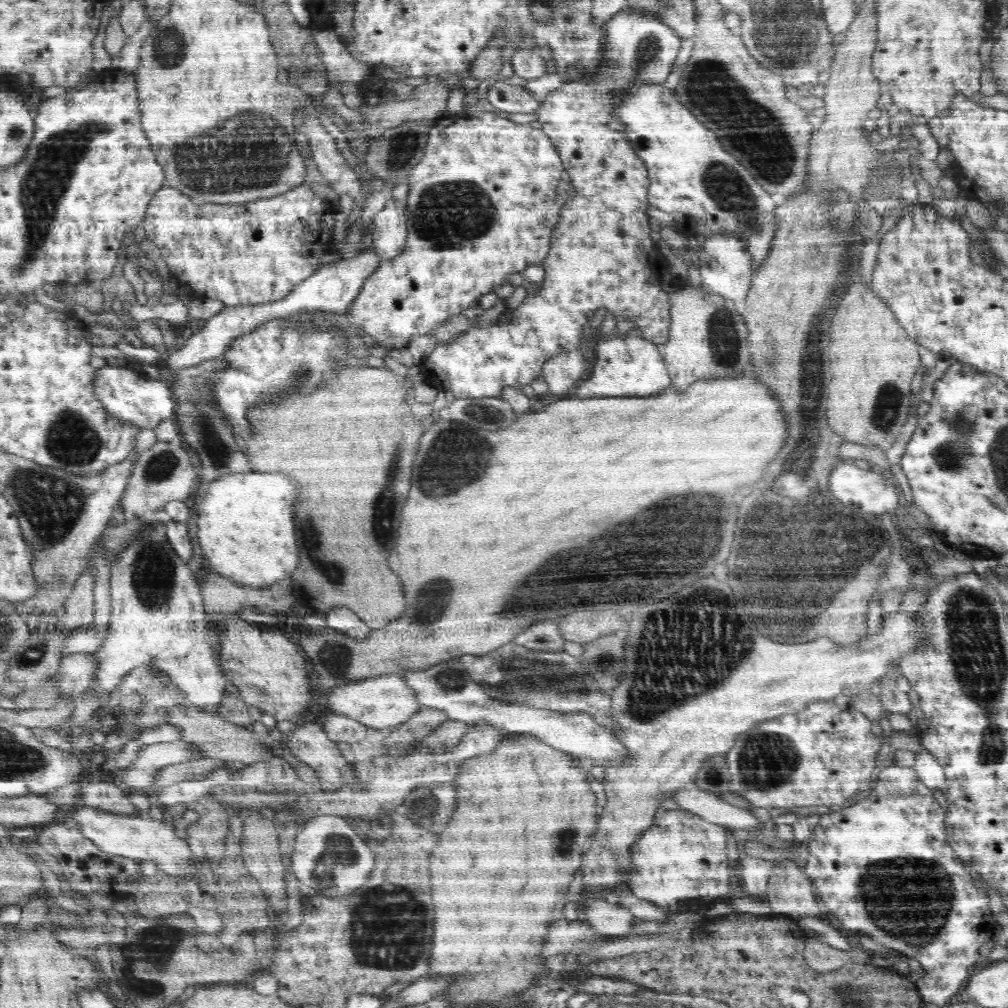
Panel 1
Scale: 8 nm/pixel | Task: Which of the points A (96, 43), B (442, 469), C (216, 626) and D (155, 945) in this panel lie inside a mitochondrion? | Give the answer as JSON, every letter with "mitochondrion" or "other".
{"A":"other","B":"mitochondrion","C":"other","D":"mitochondrion"}

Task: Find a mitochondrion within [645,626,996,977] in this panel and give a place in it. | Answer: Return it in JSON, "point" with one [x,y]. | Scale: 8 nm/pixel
{"point":[912,899]}

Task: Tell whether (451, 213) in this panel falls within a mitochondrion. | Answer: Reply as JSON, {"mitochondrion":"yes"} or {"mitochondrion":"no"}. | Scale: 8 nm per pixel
{"mitochondrion":"yes"}

